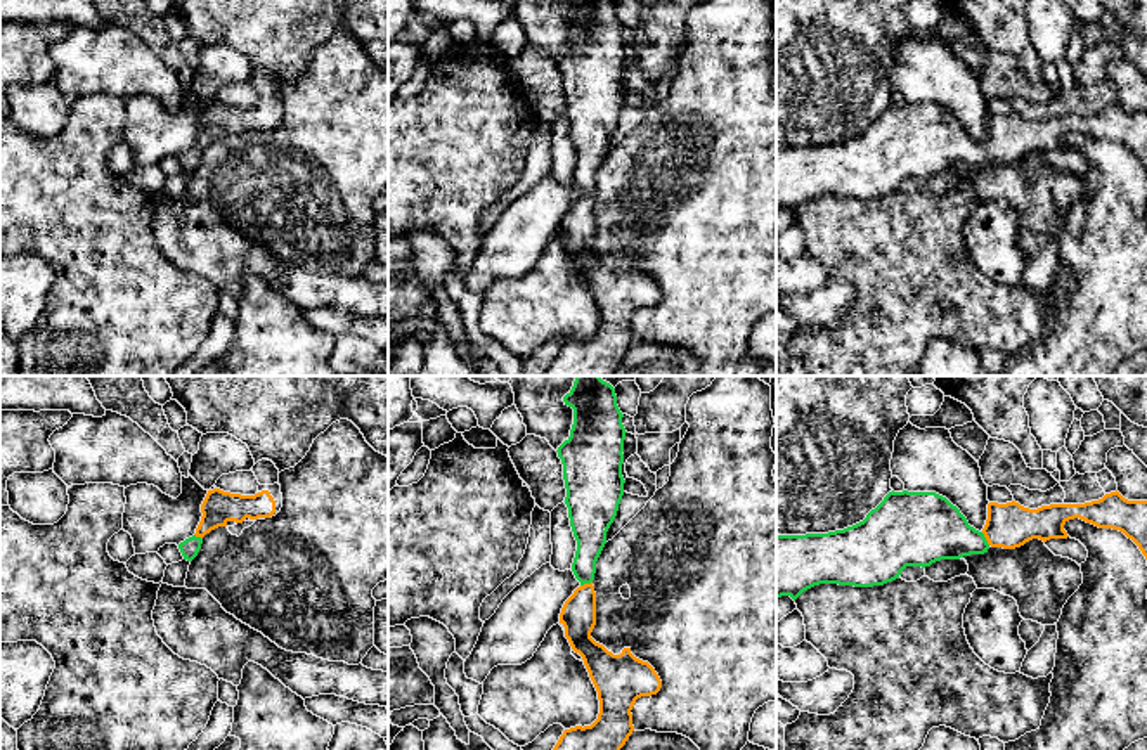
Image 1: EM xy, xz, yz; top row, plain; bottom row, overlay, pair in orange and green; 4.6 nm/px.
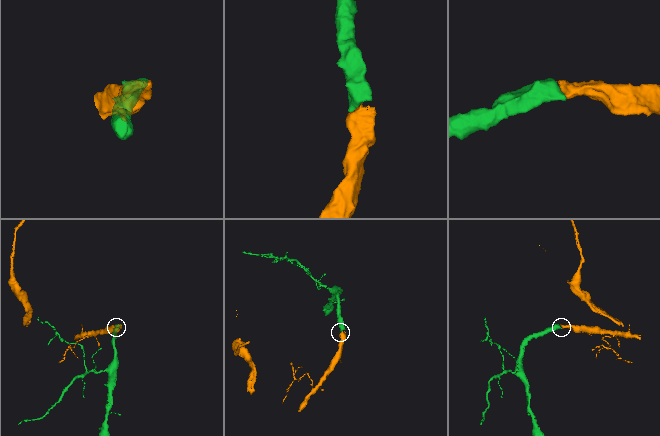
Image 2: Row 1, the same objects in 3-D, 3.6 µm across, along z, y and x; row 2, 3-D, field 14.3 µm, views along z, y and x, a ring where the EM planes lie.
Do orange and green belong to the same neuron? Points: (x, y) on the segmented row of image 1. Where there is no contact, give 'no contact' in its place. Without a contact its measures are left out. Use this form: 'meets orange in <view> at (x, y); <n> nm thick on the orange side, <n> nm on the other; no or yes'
meets orange in yz at (986, 539); 220 nm thick on the orange side, 280 nm on the other; yes

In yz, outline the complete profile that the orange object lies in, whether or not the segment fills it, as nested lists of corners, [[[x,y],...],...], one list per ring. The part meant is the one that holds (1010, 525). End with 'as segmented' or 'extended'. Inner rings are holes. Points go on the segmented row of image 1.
[[[1118,490],[1105,494],[1098,501],[1085,504],[1050,504],[1038,509],[1029,509],[1012,501],[1007,504],[989,502],[988,520],[979,532],[969,525],[967,518],[946,497],[936,492],[889,492],[884,501],[872,509],[866,518],[844,530],[828,533],[806,533],[806,535],[776,535],[776,599],[790,596],[794,601],[807,589],[820,584],[839,584],[854,587],[884,585],[899,579],[906,566],[930,566],[941,559],[960,559],[970,554],[984,554],[989,547],[1015,549],[1033,539],[1043,542],[1050,539],[1067,539],[1064,525],[1069,520],[1079,518],[1098,528],[1112,528],[1123,532],[1131,539],[1147,559],[1147,501],[1128,501]]] | extended

